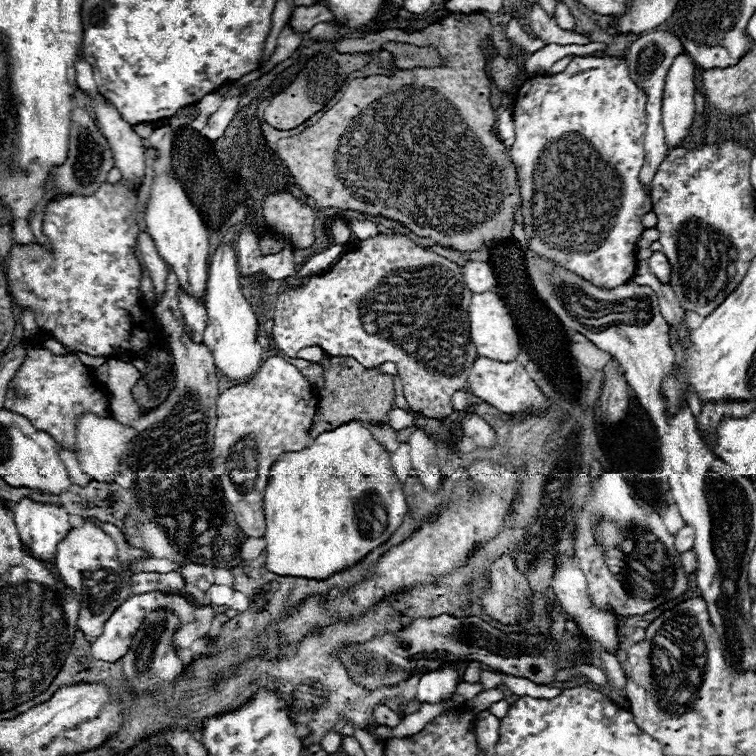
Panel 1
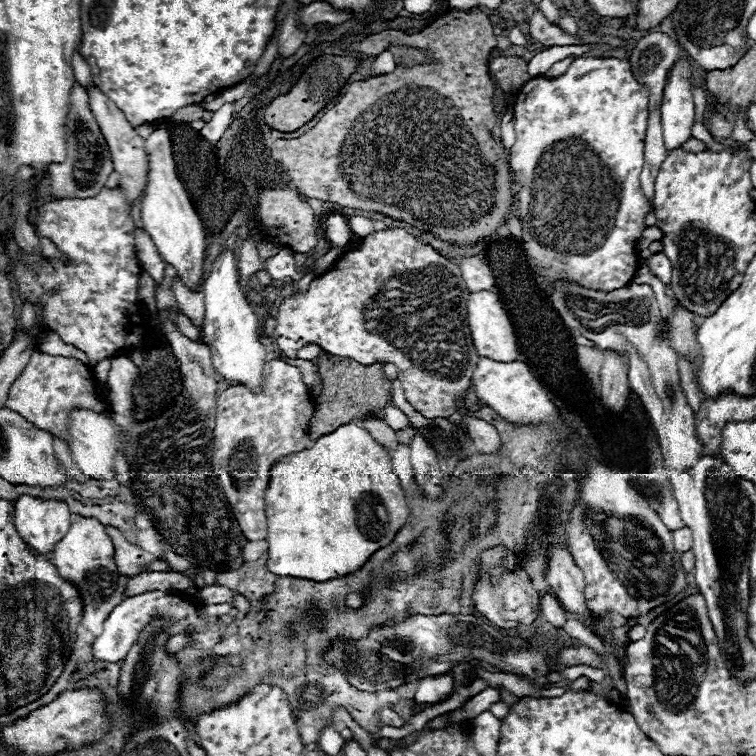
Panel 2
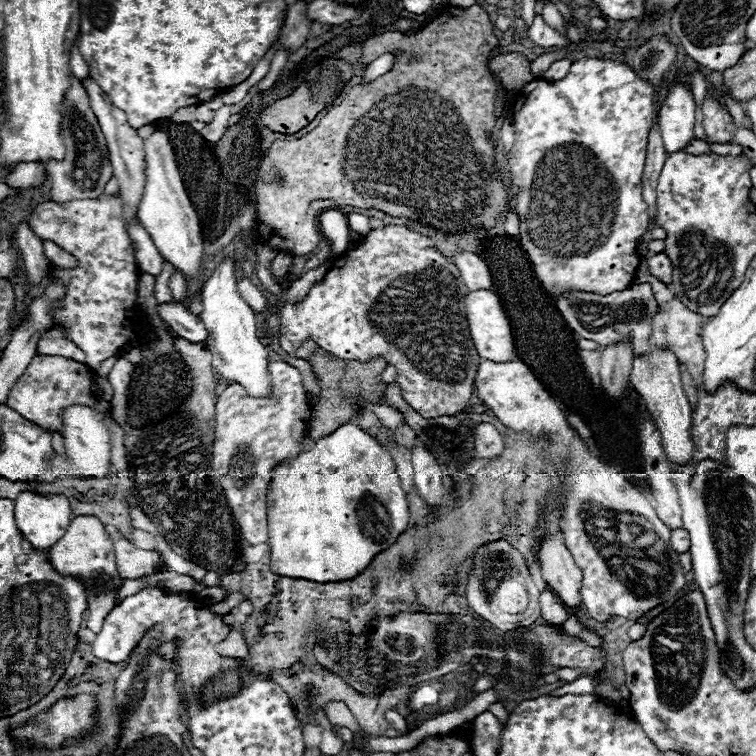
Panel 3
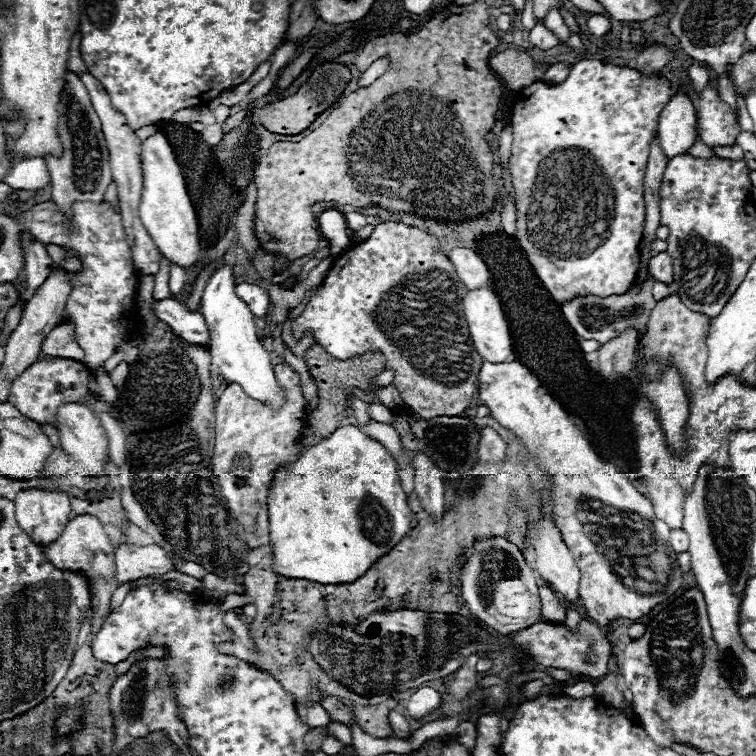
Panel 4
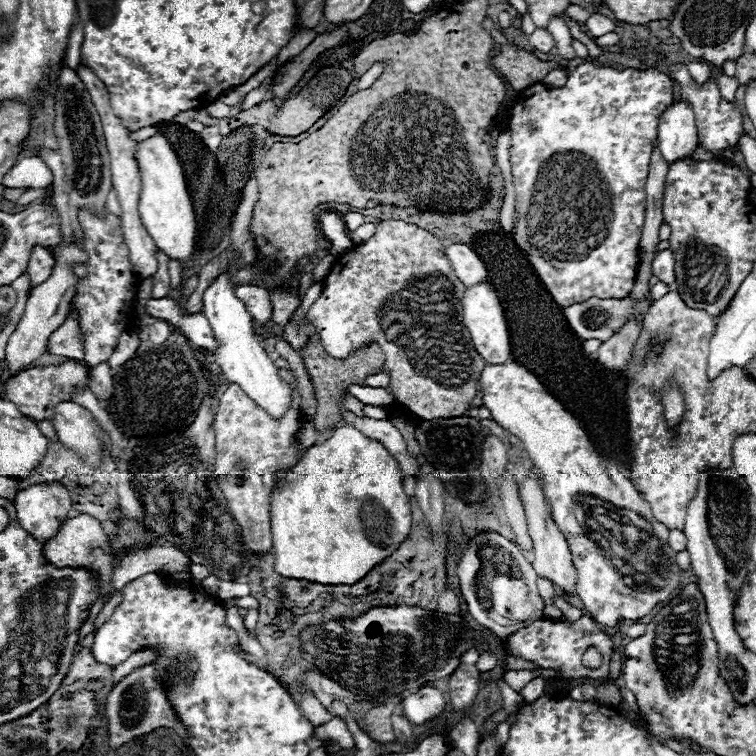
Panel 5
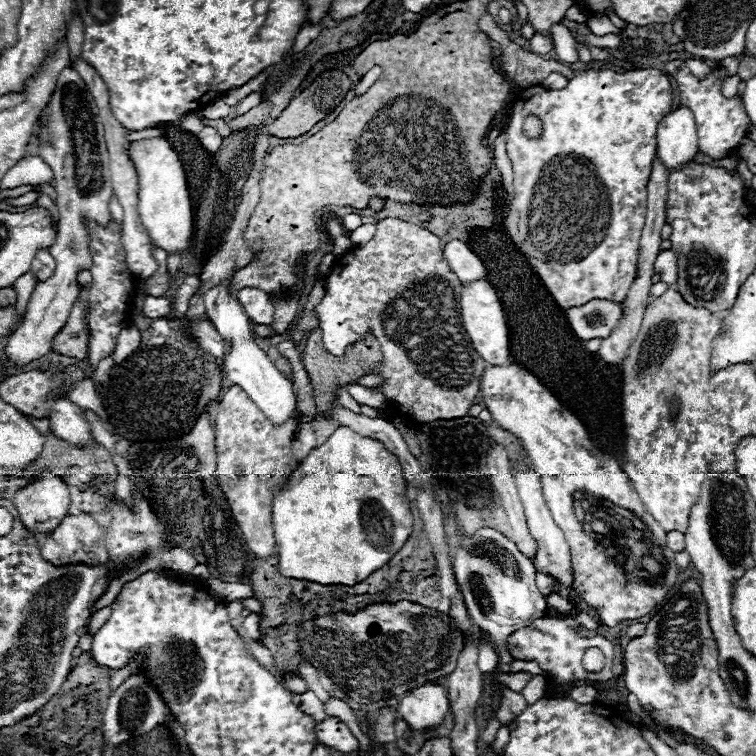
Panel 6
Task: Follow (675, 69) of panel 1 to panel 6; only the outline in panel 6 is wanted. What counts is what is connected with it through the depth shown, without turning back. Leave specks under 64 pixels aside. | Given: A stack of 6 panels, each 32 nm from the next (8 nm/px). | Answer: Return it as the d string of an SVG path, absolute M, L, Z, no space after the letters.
M678 108L658 124L658 158L668 172L686 166L698 154L694 116L688 108Z

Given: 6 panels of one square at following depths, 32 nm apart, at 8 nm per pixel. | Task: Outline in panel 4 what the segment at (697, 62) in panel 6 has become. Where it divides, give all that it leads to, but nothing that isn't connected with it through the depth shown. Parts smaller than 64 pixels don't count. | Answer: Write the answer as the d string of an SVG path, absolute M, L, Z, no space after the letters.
M692 64L690 68L688 68L688 74L690 74L690 80L692 80L692 84L694 84L694 88L700 92L706 84L708 84L708 80L710 80L710 72L708 72L708 68L706 66L702 66L702 64Z

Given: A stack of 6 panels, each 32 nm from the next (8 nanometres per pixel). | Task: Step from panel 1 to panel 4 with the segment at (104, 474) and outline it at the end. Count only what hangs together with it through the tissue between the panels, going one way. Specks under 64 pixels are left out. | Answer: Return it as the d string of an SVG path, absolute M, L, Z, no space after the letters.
M62 404L56 416L62 448L92 474L100 474L108 458L108 438L100 420L82 404Z

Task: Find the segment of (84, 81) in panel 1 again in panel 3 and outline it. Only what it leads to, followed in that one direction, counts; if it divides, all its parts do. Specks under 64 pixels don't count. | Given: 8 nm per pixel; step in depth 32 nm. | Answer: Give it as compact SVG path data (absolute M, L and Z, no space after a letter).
M74 42L74 46L72 46L72 50L70 50L70 70L72 70L72 74L76 76L76 78L86 78L88 76L88 64L82 60L82 56L80 56L80 52L78 52L78 46L76 46L76 42Z

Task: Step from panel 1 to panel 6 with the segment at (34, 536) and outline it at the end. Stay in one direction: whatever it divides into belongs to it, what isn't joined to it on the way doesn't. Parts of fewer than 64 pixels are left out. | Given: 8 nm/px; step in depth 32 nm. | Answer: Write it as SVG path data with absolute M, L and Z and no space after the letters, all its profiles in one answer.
M50 472L18 488L12 502L30 532L46 534L54 530L70 510L70 492L62 476Z

